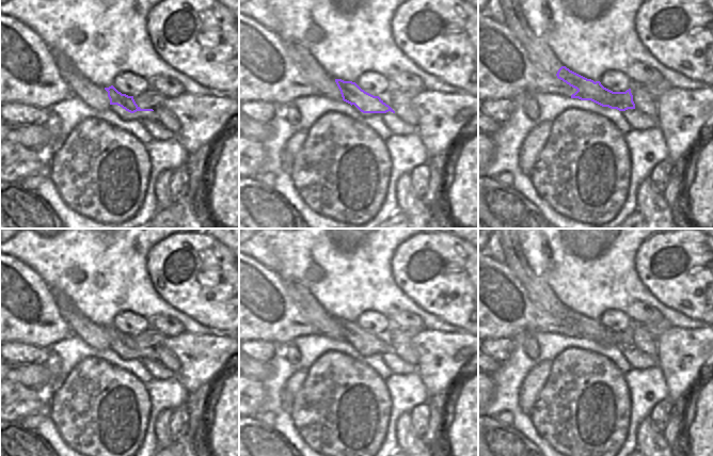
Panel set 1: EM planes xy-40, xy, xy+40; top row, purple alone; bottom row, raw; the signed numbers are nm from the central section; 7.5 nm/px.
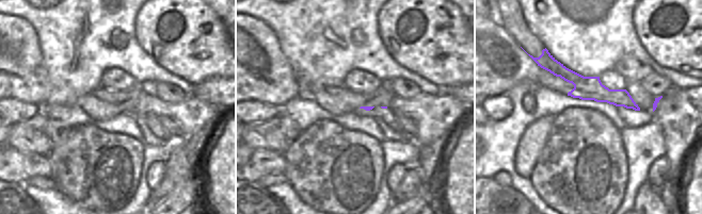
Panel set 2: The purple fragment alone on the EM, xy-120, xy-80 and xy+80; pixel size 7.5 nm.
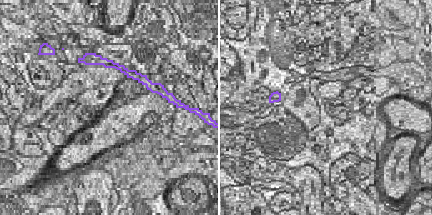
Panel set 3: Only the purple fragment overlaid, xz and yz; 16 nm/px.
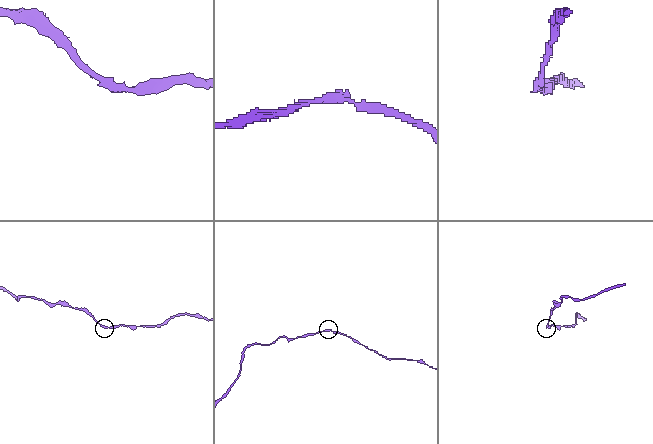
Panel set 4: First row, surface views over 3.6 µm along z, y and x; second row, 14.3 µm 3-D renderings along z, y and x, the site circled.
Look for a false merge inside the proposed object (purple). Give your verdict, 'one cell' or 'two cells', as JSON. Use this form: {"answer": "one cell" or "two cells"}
{"answer": "two cells"}

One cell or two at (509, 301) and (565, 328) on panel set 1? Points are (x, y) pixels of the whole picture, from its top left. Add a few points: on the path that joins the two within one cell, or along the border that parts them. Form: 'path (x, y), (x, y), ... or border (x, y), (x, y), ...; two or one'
path (523, 315), (551, 325); one

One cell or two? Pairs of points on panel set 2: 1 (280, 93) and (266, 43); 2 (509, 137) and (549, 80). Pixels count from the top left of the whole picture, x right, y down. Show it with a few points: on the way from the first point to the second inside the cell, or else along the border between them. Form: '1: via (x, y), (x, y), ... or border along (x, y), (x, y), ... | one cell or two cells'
1: via (275, 80), (271, 55) | one cell
2: border along (520, 82), (535, 81), (567, 95) | two cells

